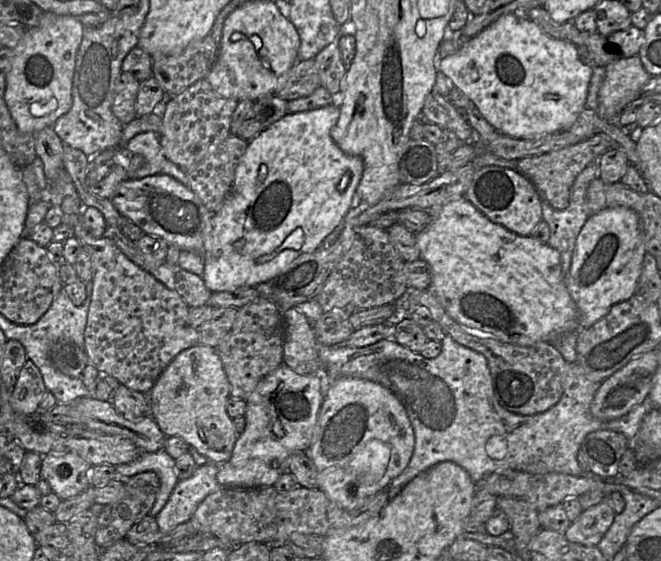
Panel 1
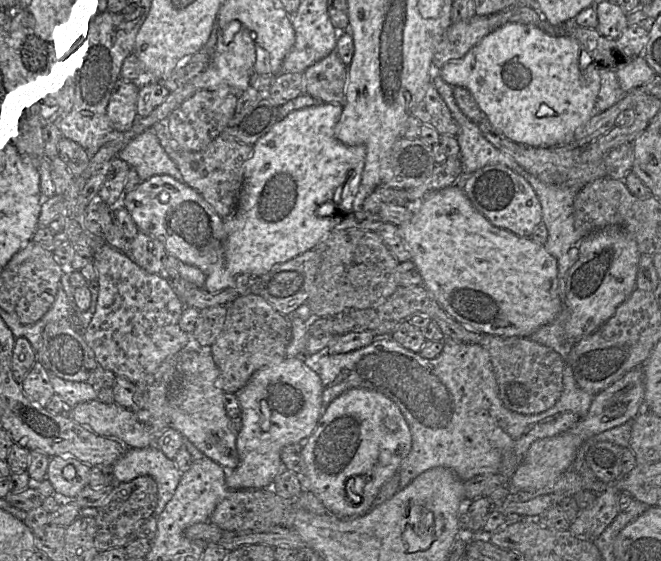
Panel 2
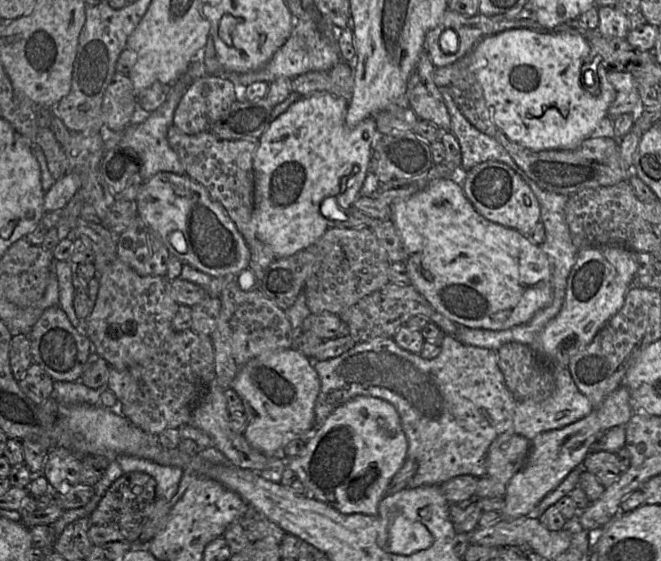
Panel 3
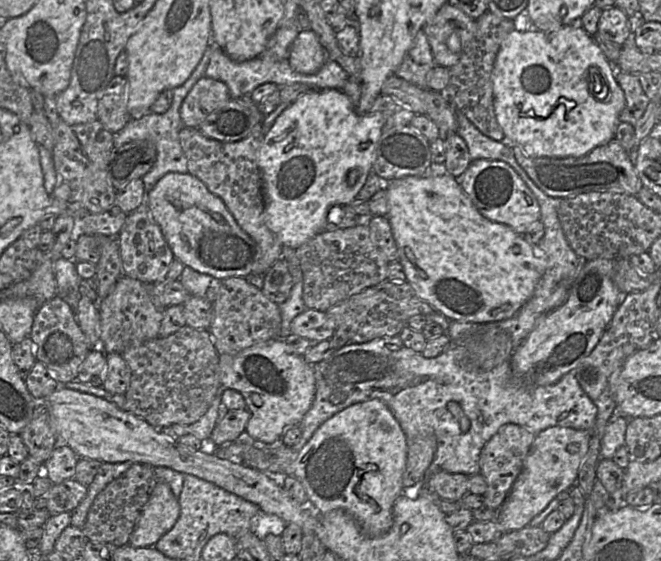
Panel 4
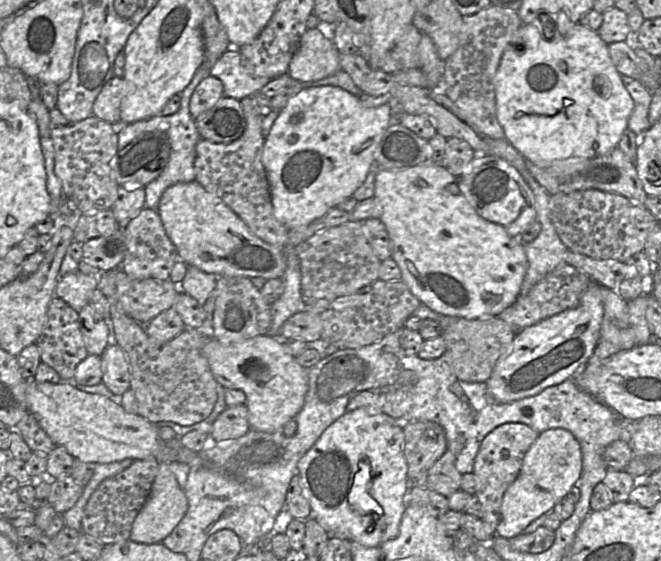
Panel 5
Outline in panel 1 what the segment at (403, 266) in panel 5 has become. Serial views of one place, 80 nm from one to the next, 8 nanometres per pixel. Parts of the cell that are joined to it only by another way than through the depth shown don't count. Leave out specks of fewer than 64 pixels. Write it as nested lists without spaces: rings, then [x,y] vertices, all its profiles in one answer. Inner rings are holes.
[[[461,197],[444,204],[439,215],[436,218],[433,218],[428,227],[422,232],[415,234],[420,249],[420,259],[425,260],[430,266],[430,289],[432,289],[438,297],[447,313],[469,334],[480,338],[496,338],[500,341],[519,346],[531,346],[542,341],[552,342],[561,334],[573,331],[579,332],[581,329],[579,325],[578,308],[567,289],[565,279],[562,274],[560,253],[555,248],[547,245],[547,243],[542,243],[531,236],[517,235],[514,232],[510,232],[505,227],[493,223],[465,197]]]

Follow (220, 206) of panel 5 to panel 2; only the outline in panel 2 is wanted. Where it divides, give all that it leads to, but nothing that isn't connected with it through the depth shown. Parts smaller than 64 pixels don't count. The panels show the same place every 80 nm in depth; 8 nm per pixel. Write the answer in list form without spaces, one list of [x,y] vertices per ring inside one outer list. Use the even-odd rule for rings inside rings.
[[[165,174],[154,175],[125,193],[122,202],[139,232],[160,240],[168,255],[181,262],[193,265],[208,275],[223,256],[226,239],[224,218],[183,181]]]

